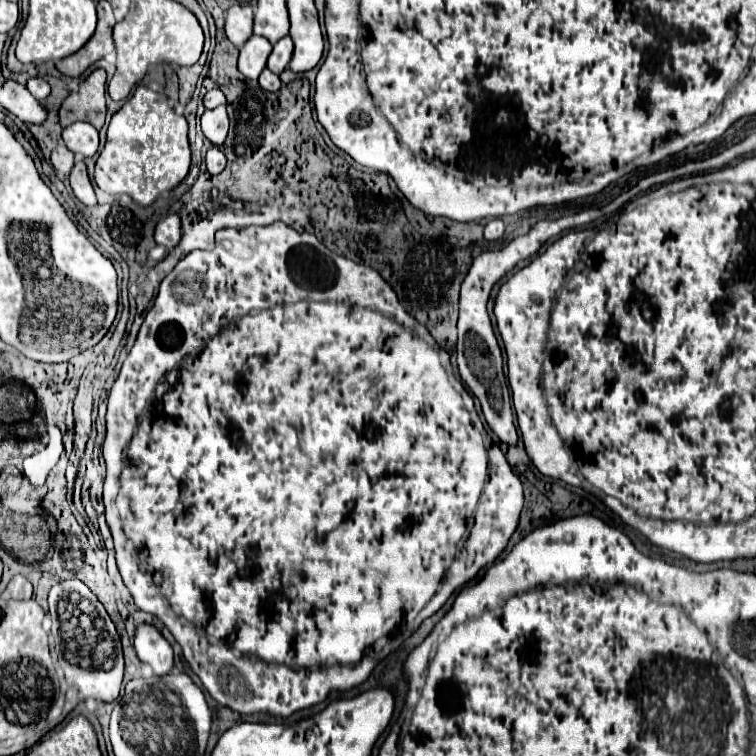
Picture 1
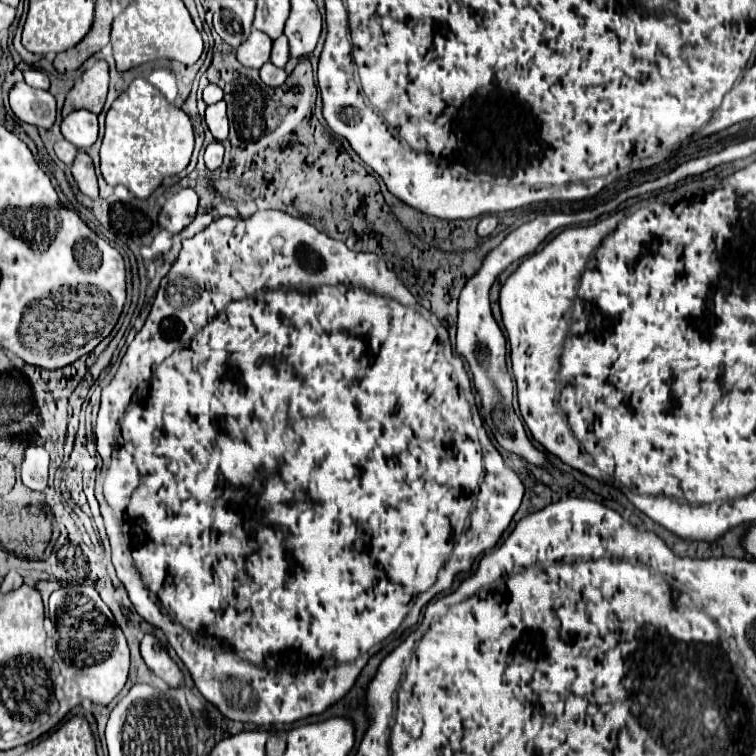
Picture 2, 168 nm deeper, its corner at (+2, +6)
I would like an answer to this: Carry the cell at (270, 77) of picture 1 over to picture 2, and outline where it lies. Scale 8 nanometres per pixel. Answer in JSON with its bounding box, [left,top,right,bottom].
[261,62,287,88]

